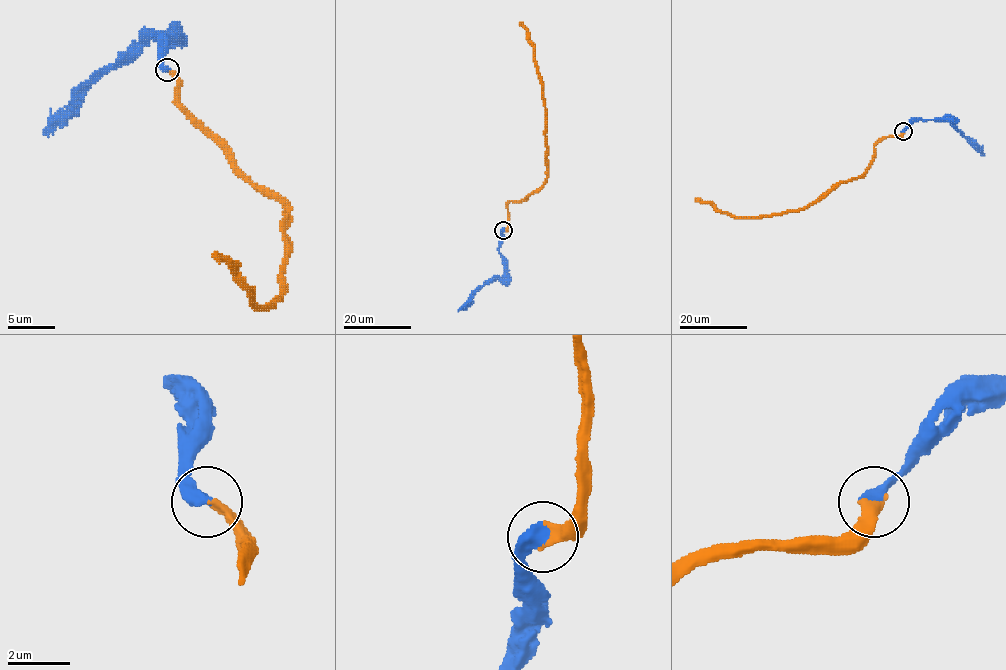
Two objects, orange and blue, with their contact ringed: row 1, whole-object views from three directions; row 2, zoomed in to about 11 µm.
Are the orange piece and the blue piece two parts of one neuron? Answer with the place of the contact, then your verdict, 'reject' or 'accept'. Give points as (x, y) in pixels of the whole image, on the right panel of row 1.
(903, 131) | accept

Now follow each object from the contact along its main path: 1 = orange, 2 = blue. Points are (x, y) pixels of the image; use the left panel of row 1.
1: (168, 69), (179, 80), (177, 102), (287, 209), (282, 291), (268, 305), (259, 305), (233, 265), (212, 254)
2: (168, 69), (160, 62), (160, 43), (156, 38), (172, 38), (165, 34), (144, 36), (43, 134)

